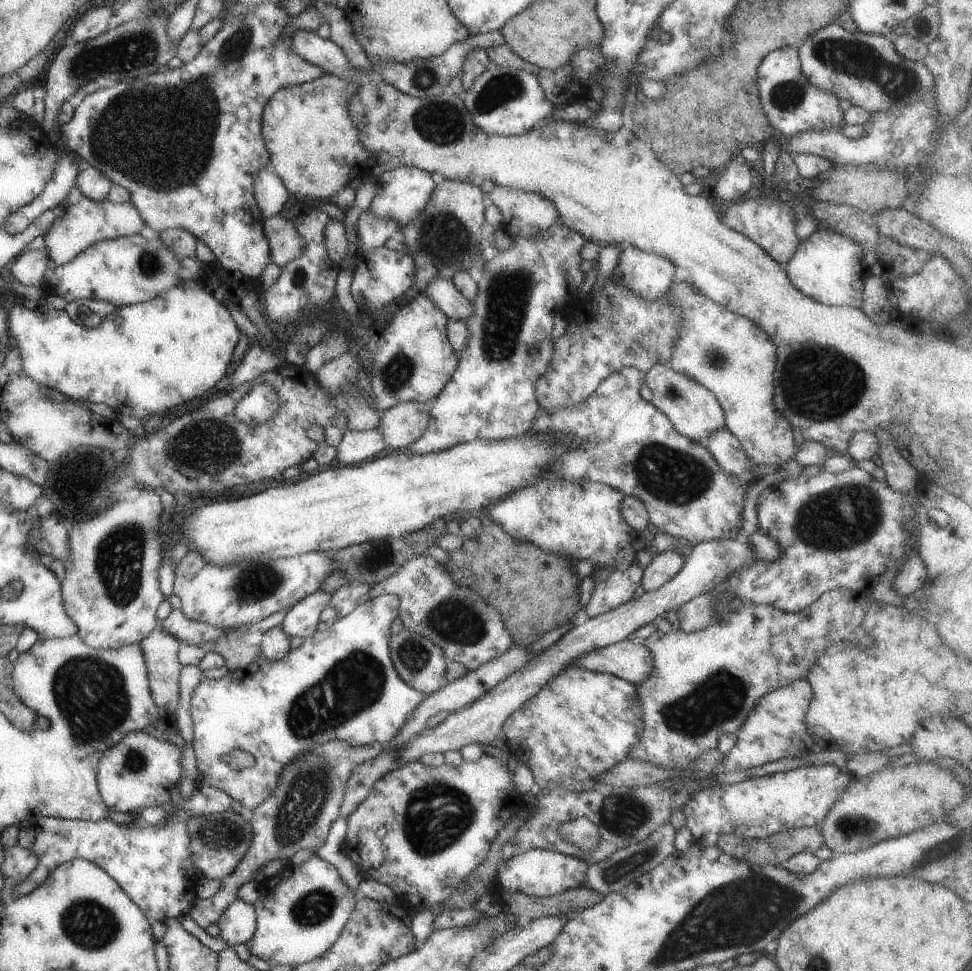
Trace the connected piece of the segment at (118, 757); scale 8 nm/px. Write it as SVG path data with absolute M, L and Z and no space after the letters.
M142 730L125 734L114 746L109 746L96 767L96 790L103 804L109 811L129 814L134 809L140 808L144 817L151 817L165 802L171 802L171 786L177 786L181 778L180 757L183 753L181 747L168 742L161 742L152 738Z

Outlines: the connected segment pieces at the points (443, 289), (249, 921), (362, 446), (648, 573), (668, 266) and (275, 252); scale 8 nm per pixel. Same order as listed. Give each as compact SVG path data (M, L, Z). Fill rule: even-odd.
M439 274L427 282L427 288L421 296L429 298L437 310L453 320L465 322L471 314L471 303L459 294L449 278L439 278Z
M234 899L217 920L218 936L227 947L233 948L240 943L245 943L254 932L255 914L253 906Z
M379 430L345 432L335 446L332 466L355 466L375 459L385 452L385 442Z
M663 550L659 554L647 559L642 571L640 586L644 591L655 590L671 580L679 568L683 567L685 559L671 550Z
M625 246L608 279L619 282L619 286L623 286L625 290L651 302L664 296L671 280L676 276L679 276L679 269L669 260Z
M288 214L261 218L261 232L269 246L269 262L277 267L303 254L303 244L289 222Z

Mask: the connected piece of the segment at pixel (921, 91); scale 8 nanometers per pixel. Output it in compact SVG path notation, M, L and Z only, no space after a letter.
M837 21L821 26L797 46L801 73L808 84L846 98L853 105L870 113L887 110L898 103L915 104L923 98L935 81L922 61L902 58L893 48L890 35L843 30Z

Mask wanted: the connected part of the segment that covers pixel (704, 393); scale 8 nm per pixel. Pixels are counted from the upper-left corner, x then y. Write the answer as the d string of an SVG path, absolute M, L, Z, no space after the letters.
M658 363L644 373L644 385L652 394L650 404L669 420L673 430L683 438L701 445L711 432L724 427L723 412L715 396L701 384L693 382L689 376L677 374L671 368L663 366L663 363Z

